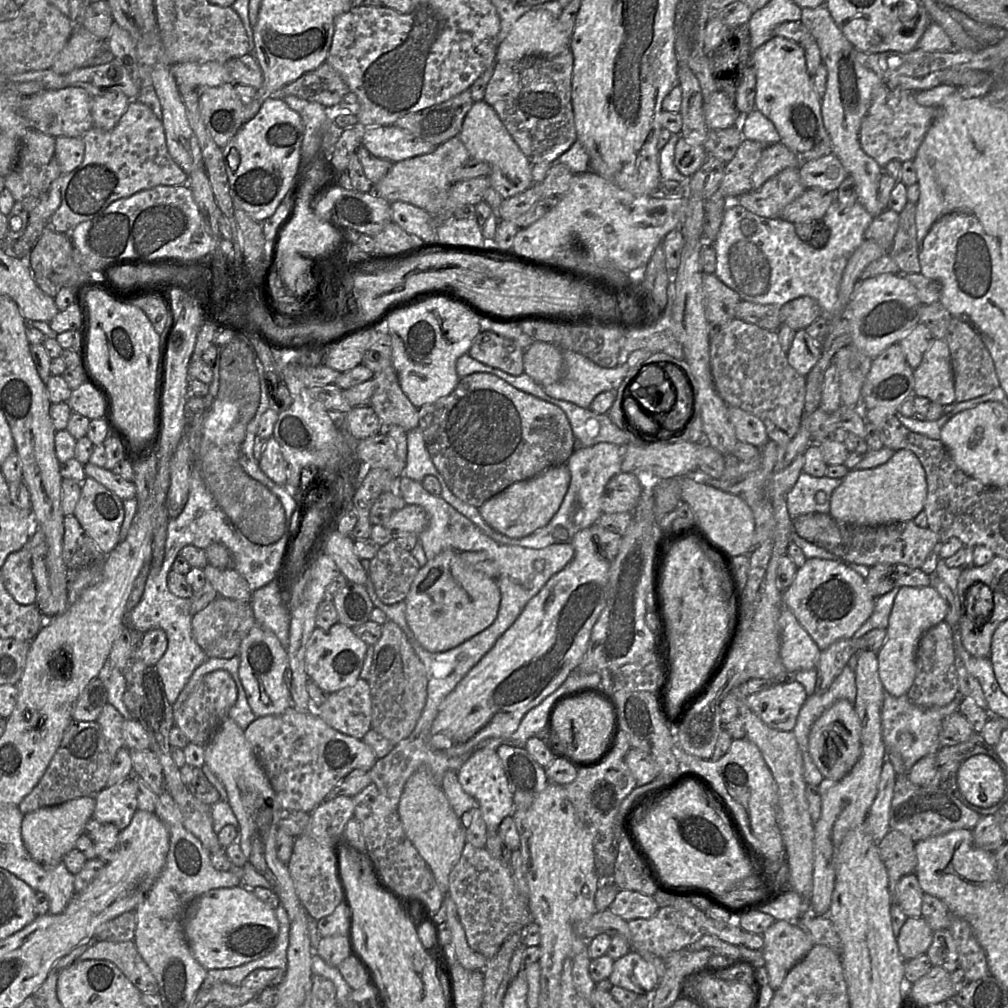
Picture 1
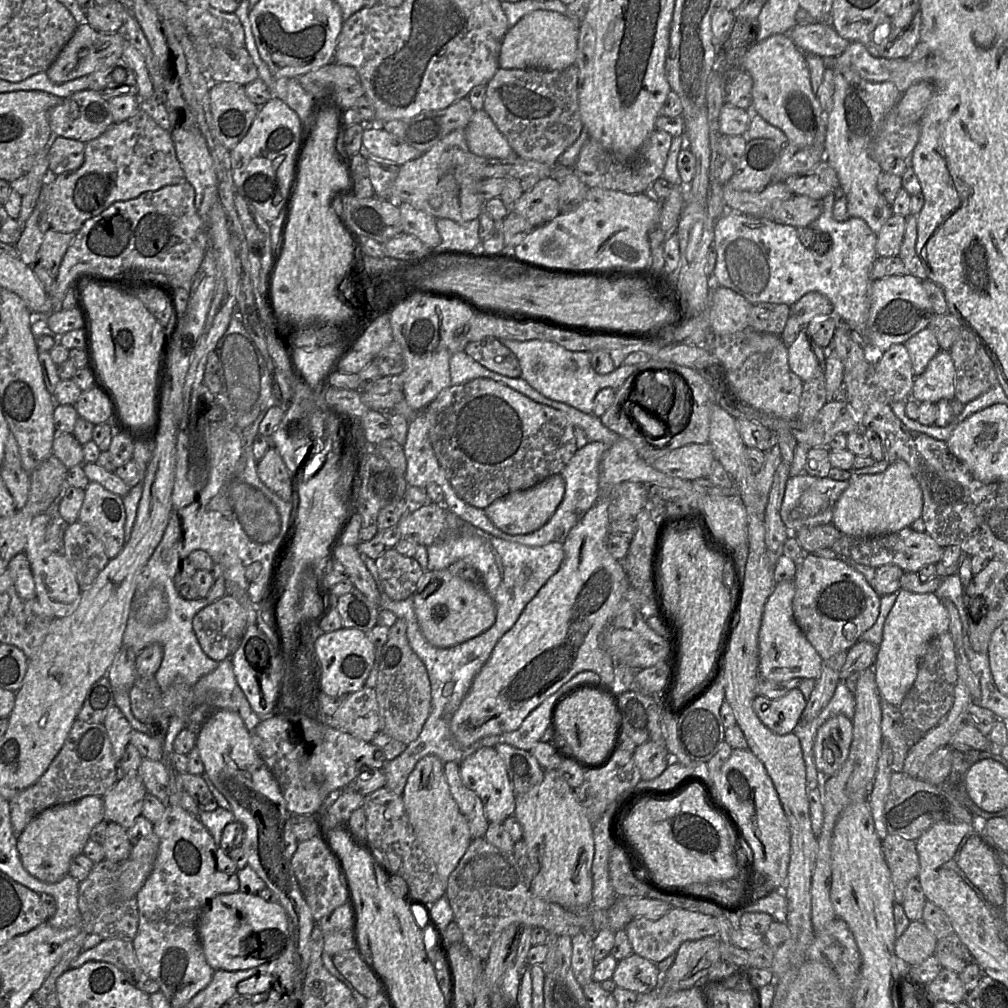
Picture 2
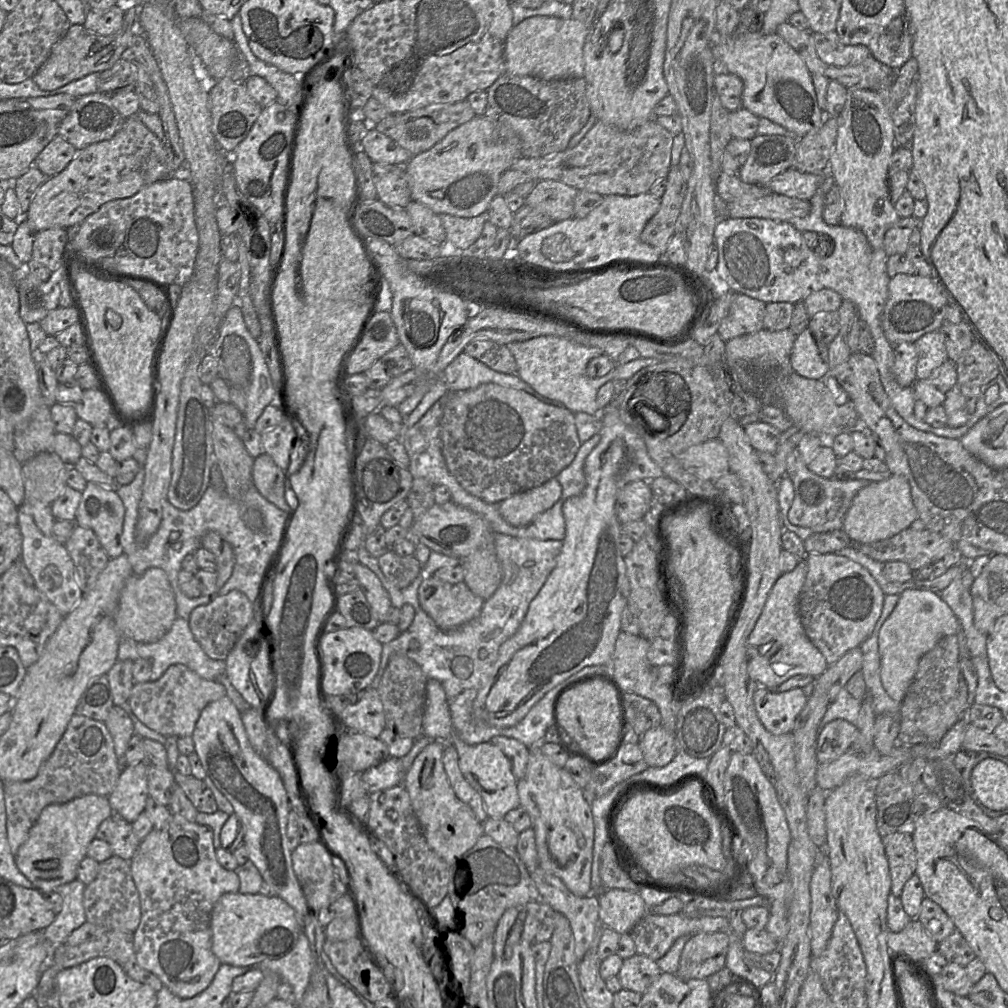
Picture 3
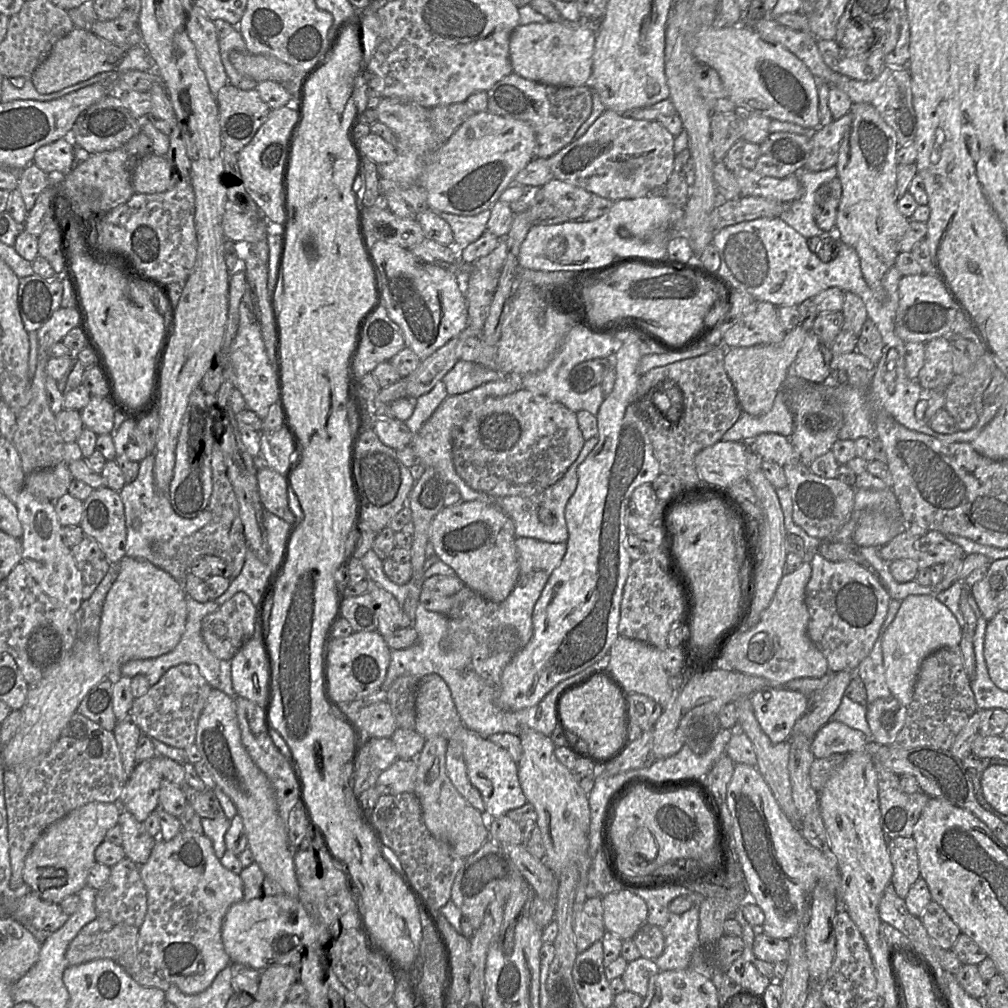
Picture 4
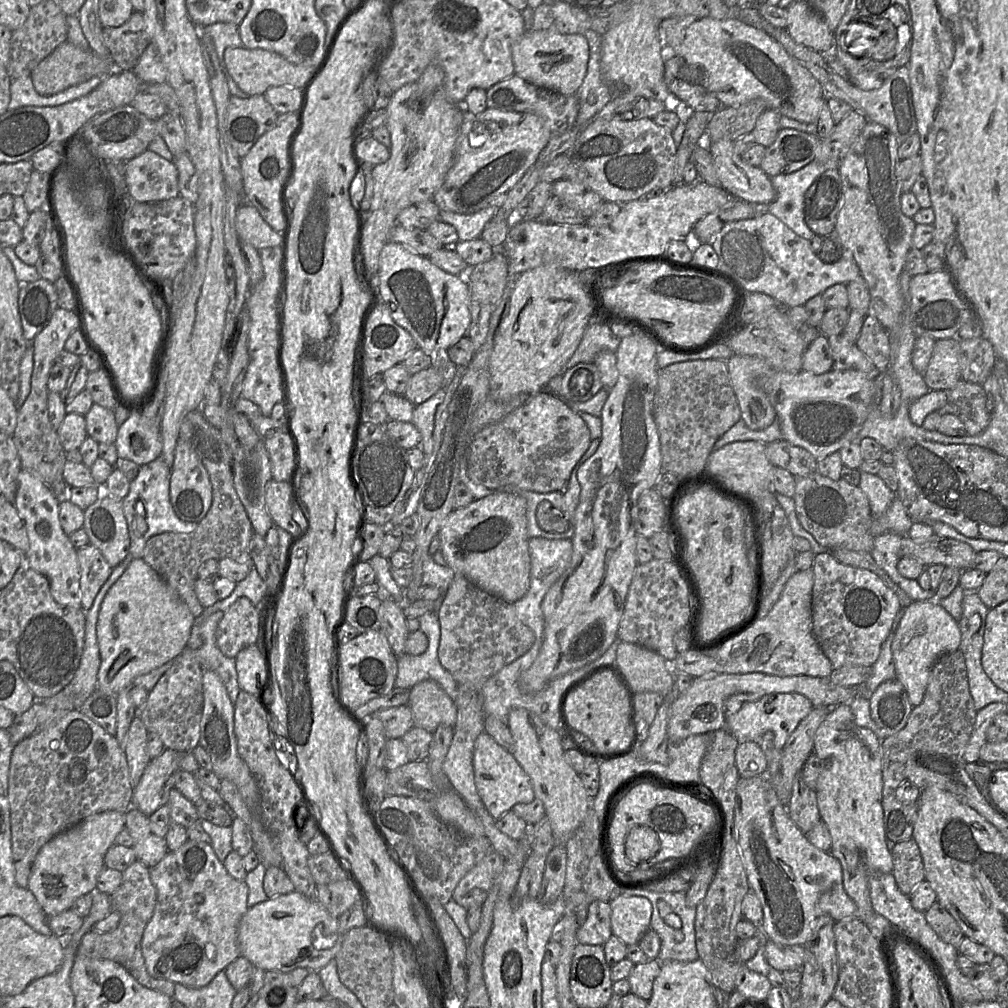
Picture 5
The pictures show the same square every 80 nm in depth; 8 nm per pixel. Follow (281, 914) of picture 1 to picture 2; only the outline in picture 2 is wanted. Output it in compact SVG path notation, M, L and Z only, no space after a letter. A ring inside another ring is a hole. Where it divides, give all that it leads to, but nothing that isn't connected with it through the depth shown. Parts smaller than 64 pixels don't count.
M292 924L292 938L291 937L289 938L288 944L283 954L276 959L257 965L256 967L254 967L254 971L256 971L256 975L271 974L274 977L276 977L278 979L278 982L282 985L282 987L285 988L285 993L287 995L291 994L294 991L299 978L299 969L296 964L296 951L295 951L295 945L293 943L293 924Z

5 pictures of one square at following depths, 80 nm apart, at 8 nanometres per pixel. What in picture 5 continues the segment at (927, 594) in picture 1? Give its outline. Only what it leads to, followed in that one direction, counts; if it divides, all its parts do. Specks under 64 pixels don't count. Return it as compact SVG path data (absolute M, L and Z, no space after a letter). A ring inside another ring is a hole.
M913 601L903 610L891 649L896 679L904 686L913 707L921 704L932 666L946 653L959 649L961 632L958 622L936 601Z

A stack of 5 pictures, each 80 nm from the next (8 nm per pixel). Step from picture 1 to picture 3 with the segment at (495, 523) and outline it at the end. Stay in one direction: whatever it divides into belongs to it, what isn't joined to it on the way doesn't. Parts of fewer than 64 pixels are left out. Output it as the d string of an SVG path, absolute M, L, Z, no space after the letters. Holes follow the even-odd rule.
M557 478L533 489L515 494L498 504L501 516L509 524L521 527L550 509L561 497L562 486Z

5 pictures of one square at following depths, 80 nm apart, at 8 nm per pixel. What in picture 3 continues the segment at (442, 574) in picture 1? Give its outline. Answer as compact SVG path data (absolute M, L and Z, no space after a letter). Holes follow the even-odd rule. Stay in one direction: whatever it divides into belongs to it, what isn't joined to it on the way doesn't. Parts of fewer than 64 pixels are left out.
M432 575L420 584L418 601L440 629L450 630L476 617L486 600L475 595L464 581L451 584Z

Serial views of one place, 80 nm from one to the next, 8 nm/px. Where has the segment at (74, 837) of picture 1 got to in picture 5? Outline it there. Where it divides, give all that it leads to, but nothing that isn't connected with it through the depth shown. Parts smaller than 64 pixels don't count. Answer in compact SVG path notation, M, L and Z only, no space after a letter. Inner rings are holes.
M105 811L93 814L75 826L57 834L36 855L28 881L28 889L47 916L69 910L74 901L96 888L108 849L125 828L125 813Z

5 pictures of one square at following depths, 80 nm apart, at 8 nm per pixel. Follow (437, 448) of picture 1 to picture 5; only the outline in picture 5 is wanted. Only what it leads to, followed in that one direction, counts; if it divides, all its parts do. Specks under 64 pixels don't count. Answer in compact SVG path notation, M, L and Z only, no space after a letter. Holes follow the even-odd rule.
M540 391L502 420L473 435L467 474L488 489L514 486L539 493L565 491L574 466L591 441L589 429L578 412L556 395Z

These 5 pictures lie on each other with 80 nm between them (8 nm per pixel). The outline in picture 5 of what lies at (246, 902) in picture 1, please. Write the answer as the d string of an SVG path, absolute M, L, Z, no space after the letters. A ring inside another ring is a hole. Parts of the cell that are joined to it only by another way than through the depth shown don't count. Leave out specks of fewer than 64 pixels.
M293 891L248 908L239 924L238 945L241 956L264 971L290 972L296 968L319 971L340 950L344 933L338 917L331 915L318 900Z

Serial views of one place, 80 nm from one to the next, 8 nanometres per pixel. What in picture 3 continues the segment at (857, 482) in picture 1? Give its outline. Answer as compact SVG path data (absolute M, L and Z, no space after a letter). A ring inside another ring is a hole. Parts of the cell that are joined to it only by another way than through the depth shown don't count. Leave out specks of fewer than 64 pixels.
M891 474L885 480L871 481L856 493L844 517L842 530L853 543L870 544L896 535L910 527L918 517L908 480L904 476Z

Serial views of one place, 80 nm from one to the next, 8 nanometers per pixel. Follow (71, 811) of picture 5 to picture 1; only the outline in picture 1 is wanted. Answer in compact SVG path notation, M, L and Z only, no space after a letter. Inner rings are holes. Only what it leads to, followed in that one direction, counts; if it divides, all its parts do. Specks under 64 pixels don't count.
M72 720L42 778L23 798L18 808L26 815L37 809L57 806L76 798L95 798L107 786L111 763L99 724Z

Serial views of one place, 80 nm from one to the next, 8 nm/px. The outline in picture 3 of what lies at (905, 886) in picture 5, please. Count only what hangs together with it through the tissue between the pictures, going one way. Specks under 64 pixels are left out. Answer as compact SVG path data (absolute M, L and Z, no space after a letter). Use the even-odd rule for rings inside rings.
M895 832L882 838L888 860L891 893L900 898L905 883L916 870L916 850L912 835Z

